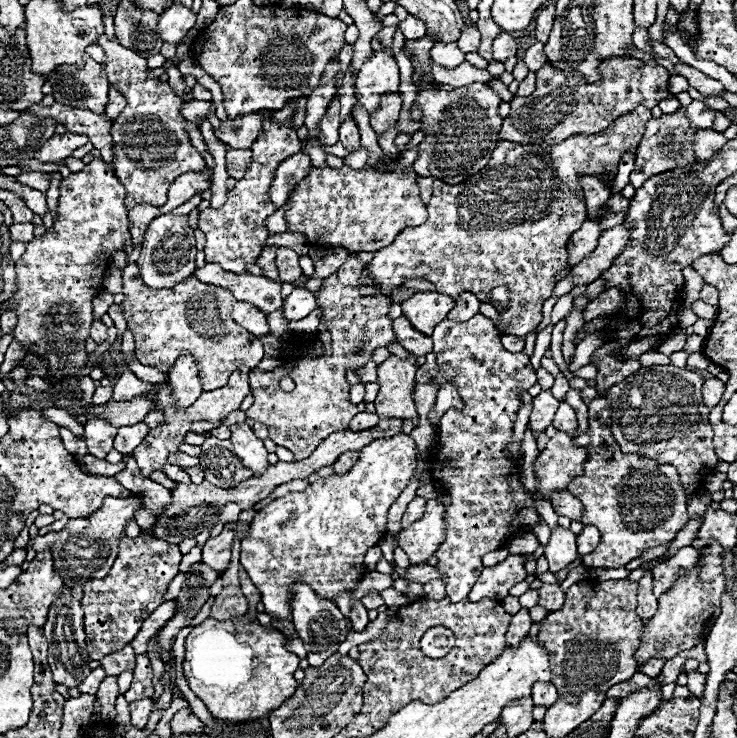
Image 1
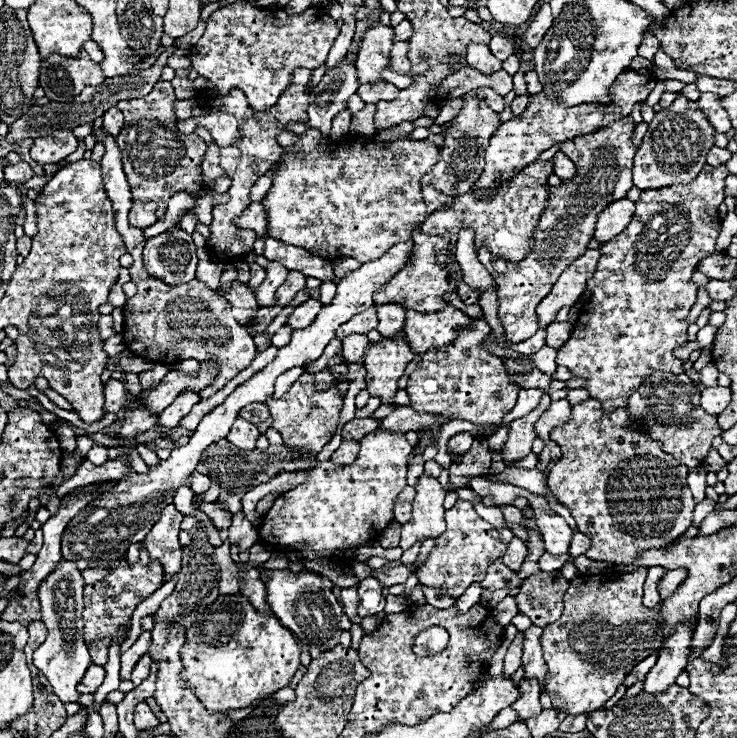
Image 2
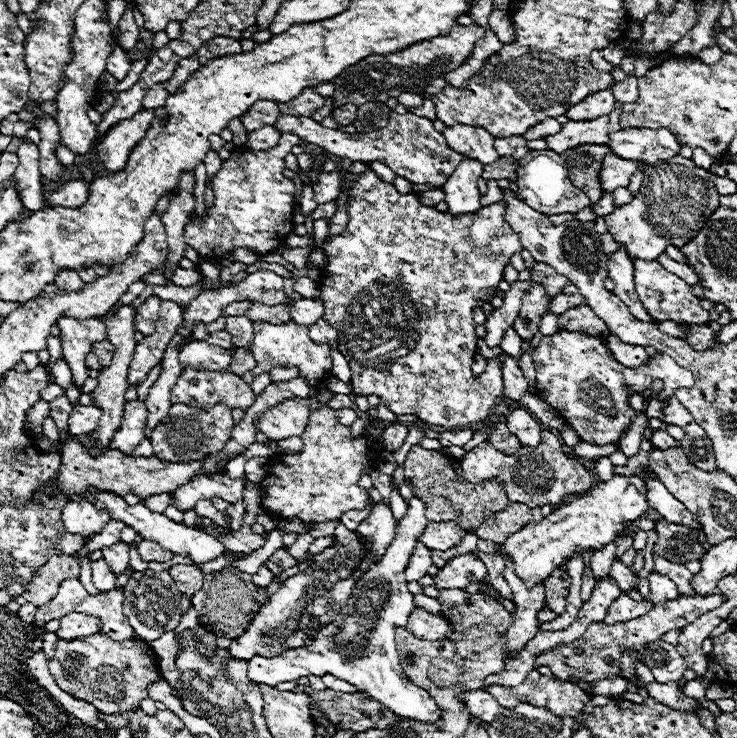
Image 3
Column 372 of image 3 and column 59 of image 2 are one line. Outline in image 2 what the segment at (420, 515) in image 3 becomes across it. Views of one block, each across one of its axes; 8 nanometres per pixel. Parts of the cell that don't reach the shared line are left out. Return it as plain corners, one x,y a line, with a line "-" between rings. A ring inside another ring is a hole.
62,558
62,562
58,564
58,568
54,572
50,572
38,588
38,598
42,604
42,622
48,628
48,638
36,648
34,652
34,666
48,678
54,694
64,702
78,702
78,692
76,692
76,684
84,678
84,672
88,670
90,662
90,654
86,650
84,644
84,636
82,636
82,590
84,590
84,580
82,580
82,572
78,570
76,562

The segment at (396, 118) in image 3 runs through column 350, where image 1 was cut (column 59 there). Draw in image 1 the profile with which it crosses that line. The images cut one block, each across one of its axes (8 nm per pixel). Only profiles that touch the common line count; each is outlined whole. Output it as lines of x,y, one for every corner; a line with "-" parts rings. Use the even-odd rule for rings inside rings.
54,134
50,140
46,140
42,144
42,148
34,154
36,160
40,162
60,162
64,158
68,158
76,148
84,146
88,142
86,136
80,134

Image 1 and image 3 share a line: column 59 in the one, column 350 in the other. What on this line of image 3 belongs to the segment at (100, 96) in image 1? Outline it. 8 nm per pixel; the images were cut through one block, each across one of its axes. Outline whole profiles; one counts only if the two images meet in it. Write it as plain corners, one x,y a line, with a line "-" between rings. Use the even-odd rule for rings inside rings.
456,24
450,30
450,34
446,34
446,36
436,36
430,40
416,42
394,54
366,56
364,60
360,60
360,64
348,68
348,72
344,72
344,76
340,76
340,80
334,80
334,84
336,84
336,92
332,94
334,108
338,108
346,102
352,102
356,106
360,106
364,102
388,102
390,98
398,98
402,92
424,94
428,82
432,82
434,78
438,78
442,74
456,70
460,64
464,64
468,60
468,56
472,54
476,40
484,38
484,34
486,34
486,28
482,28
482,26

